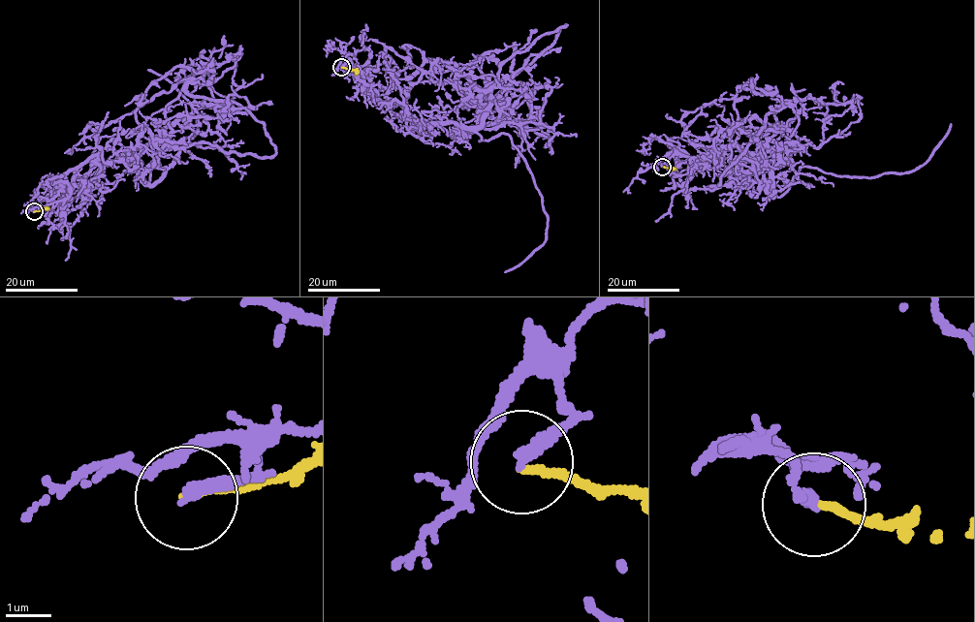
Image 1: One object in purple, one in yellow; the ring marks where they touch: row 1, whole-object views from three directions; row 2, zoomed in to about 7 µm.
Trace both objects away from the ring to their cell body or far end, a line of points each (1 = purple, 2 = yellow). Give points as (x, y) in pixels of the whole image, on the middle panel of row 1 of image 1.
1: (341, 67), (366, 48), (370, 93), (420, 129), (487, 98), (476, 67), (434, 71), (445, 83), (495, 77)
2: (341, 67), (353, 69), (357, 75)

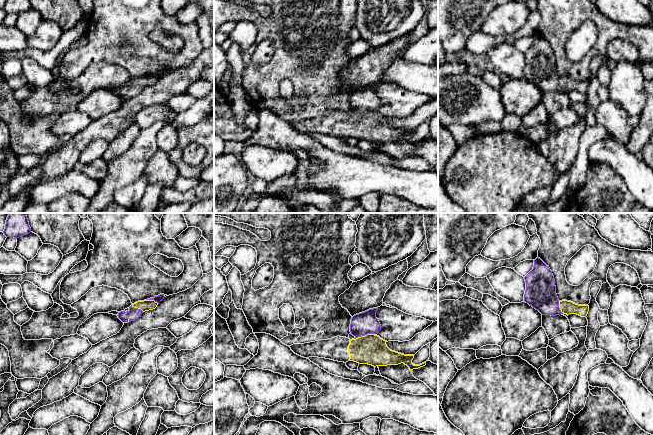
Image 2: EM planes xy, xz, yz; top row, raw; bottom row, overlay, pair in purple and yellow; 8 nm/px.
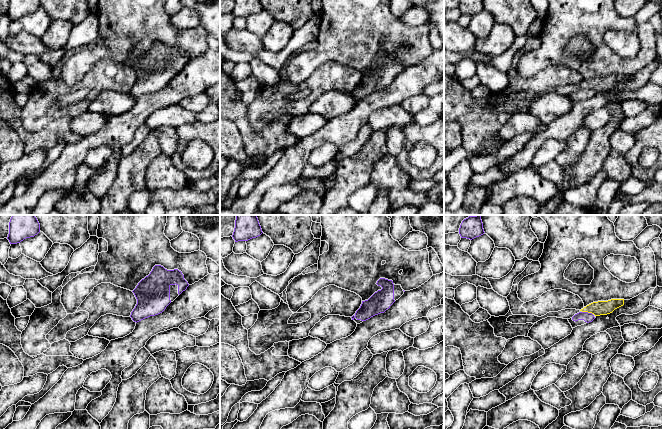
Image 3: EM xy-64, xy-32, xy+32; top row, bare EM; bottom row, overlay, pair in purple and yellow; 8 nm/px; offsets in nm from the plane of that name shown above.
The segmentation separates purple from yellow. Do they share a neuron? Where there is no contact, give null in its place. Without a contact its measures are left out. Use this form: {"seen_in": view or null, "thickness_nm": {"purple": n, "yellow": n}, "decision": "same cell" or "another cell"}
{"seen_in": "xz", "thickness_nm": {"purple": 180, "yellow": 240}, "decision": "another cell"}

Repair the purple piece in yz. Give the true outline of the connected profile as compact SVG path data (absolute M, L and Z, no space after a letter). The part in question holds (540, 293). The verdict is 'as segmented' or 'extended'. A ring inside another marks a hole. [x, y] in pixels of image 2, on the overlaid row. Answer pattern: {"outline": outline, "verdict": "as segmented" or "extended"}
{"outline": "M540 258L534 260L533 269L524 277L526 290L524 301L542 315L562 314L556 294L554 276L549 266Z", "verdict": "as segmented"}

